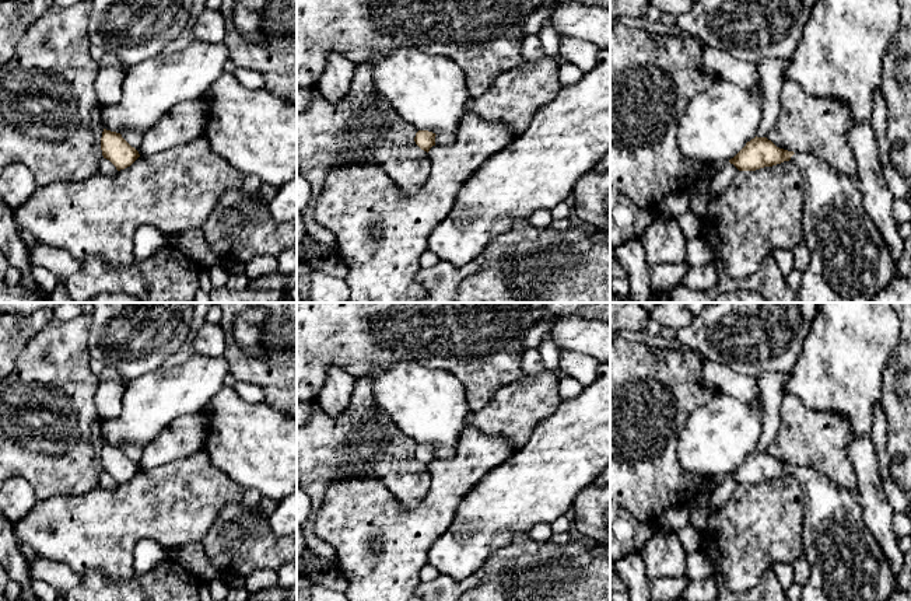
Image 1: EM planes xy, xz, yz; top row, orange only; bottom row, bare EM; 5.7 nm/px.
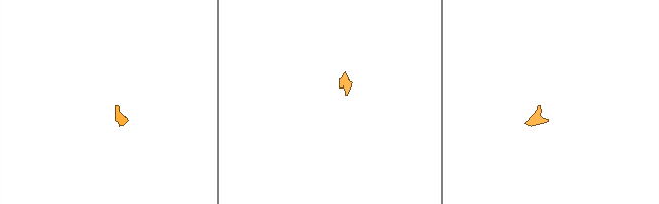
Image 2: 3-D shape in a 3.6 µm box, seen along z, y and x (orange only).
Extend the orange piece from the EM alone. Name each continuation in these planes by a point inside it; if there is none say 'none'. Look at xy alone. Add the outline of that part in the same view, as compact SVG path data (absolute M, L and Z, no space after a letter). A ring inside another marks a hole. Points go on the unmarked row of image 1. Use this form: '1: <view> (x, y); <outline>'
none

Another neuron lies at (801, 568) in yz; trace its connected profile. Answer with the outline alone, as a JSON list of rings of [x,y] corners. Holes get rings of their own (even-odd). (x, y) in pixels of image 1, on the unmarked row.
[[[805,556],[799,558],[793,565],[793,581],[798,583],[799,586],[806,584],[809,580],[812,567]]]

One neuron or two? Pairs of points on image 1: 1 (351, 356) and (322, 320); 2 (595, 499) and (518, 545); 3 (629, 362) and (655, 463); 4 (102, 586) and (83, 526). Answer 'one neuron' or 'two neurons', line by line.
1: one neuron
2: two neurons
3: one neuron
4: two neurons

